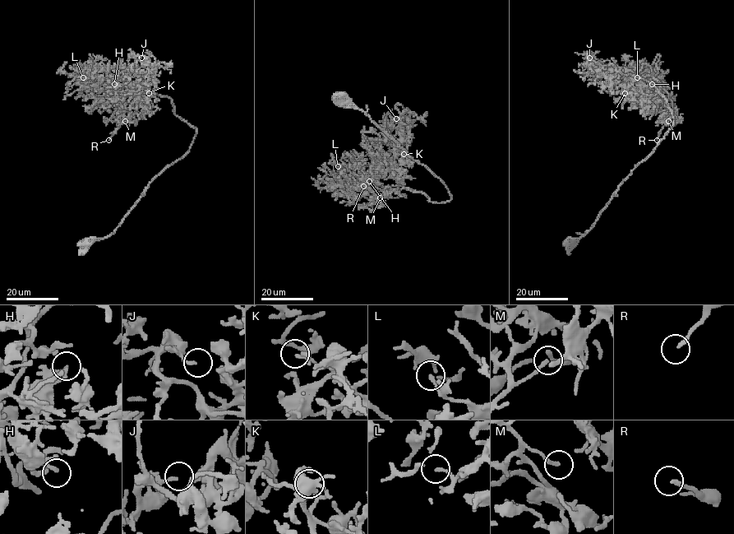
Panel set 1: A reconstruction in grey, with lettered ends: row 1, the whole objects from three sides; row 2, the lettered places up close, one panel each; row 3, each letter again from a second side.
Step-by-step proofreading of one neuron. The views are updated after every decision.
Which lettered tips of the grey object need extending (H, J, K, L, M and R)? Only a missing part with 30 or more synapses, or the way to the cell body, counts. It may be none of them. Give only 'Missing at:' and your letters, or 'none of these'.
Missing at: none of these

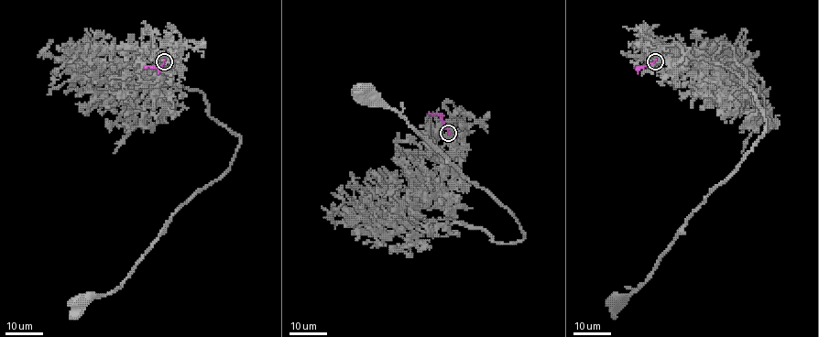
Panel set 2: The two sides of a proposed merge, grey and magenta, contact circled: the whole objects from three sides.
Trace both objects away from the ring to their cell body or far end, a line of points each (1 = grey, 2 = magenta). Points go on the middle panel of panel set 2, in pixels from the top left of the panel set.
1: (448, 133), (464, 159), (445, 212), (494, 241), (519, 241), (503, 204), (364, 92)
2: (448, 133), (442, 119), (429, 111)

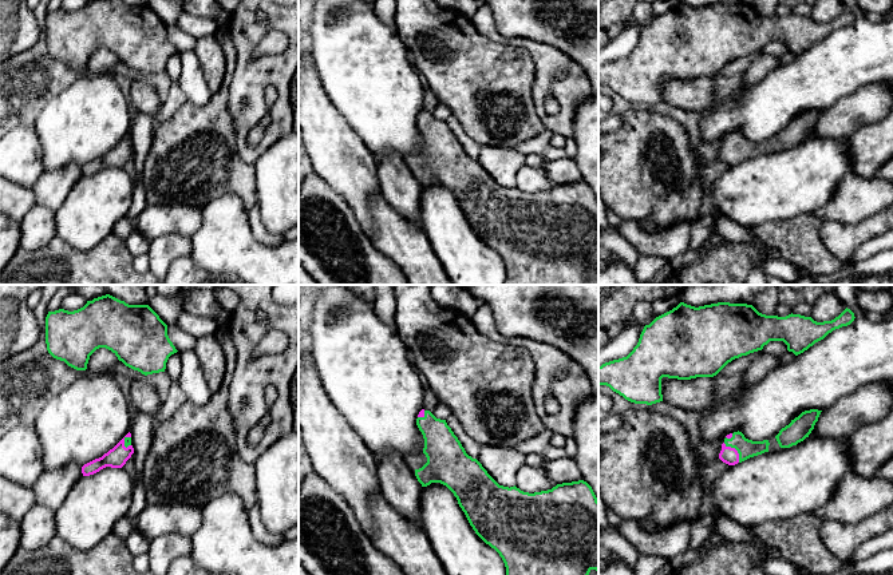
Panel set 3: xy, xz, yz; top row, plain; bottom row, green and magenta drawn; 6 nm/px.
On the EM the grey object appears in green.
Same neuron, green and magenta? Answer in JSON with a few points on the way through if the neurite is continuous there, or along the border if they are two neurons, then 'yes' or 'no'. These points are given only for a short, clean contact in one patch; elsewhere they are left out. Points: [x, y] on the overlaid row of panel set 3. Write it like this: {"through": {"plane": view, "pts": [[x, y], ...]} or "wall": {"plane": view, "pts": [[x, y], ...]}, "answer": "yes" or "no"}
{"answer": "yes"}

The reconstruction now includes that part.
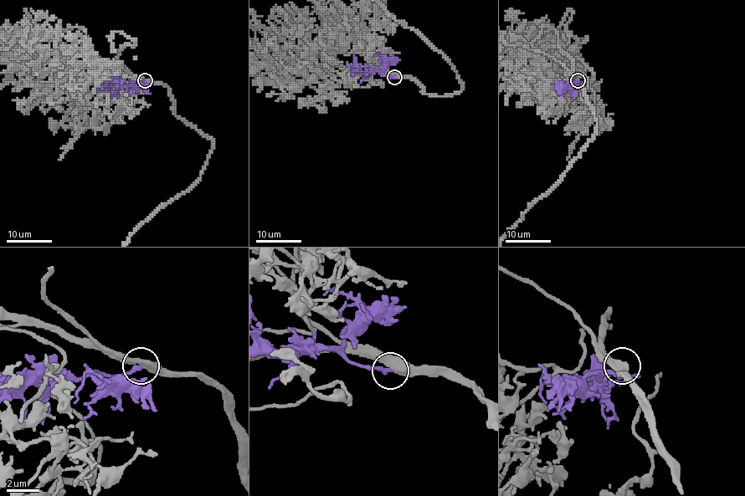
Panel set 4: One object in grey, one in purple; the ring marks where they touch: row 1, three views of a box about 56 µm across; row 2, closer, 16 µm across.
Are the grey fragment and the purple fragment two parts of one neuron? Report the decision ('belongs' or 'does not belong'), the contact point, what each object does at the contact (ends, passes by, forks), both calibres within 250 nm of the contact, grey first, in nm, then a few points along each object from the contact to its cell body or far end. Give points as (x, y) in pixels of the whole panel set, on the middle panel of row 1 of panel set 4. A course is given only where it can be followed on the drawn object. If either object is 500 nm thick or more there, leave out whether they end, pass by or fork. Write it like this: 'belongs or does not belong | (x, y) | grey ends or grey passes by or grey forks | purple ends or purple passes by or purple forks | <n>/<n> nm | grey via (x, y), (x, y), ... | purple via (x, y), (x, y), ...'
belongs | (394, 77) | grey passes by | purple ends | 480/280 nm | grey via (394, 76), (412, 77), (437, 95), (463, 88), (437, 48) | purple via (394, 77), (375, 72), (360, 72), (346, 63)

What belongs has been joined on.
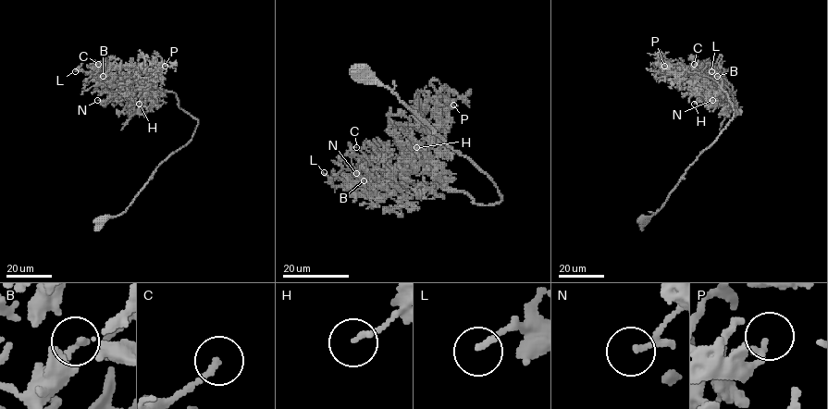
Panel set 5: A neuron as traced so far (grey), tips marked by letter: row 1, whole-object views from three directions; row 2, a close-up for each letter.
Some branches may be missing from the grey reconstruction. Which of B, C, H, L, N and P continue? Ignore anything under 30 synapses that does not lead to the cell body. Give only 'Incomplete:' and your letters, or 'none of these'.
Incomplete: C

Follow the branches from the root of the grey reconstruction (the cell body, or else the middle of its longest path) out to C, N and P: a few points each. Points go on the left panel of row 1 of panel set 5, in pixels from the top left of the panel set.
C: (100, 219), (120, 215), (198, 121), (174, 92), (144, 84), (126, 64), (98, 64)
N: (100, 219), (120, 215), (154, 169), (191, 139), (198, 121), (179, 107), (174, 92), (137, 77), (97, 100)
P: (100, 219), (120, 215), (198, 122), (174, 92), (150, 80), (155, 66), (165, 66)

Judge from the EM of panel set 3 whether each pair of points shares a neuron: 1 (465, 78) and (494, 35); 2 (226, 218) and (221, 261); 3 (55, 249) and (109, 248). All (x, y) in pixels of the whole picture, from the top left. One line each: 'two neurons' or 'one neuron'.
1: two neurons
2: one neuron
3: one neuron

